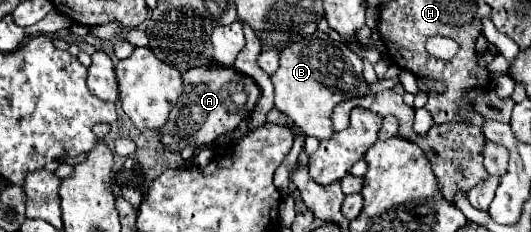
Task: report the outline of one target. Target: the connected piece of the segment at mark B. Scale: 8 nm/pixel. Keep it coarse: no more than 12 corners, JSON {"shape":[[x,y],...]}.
{"shape":[[328,33],[292,43],[274,105],[306,135],[334,135],[332,111],[362,97],[362,59]]}

